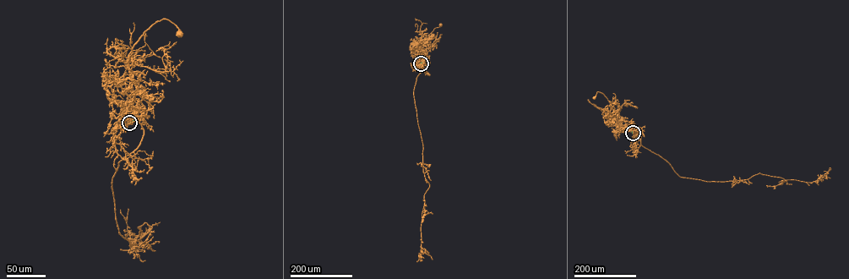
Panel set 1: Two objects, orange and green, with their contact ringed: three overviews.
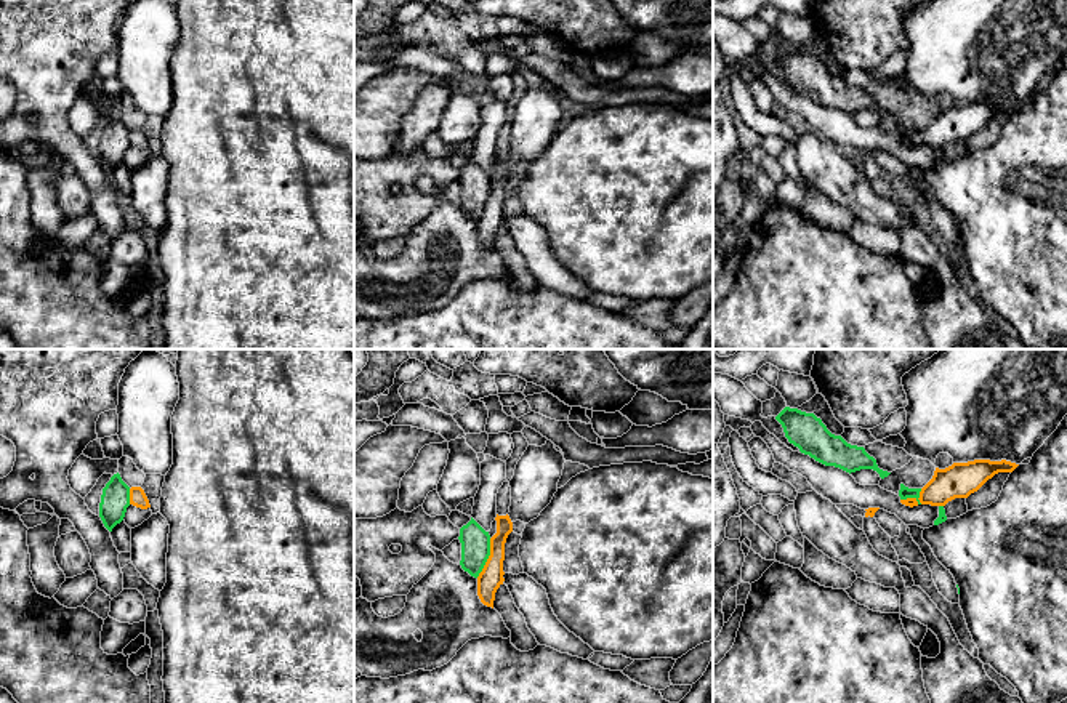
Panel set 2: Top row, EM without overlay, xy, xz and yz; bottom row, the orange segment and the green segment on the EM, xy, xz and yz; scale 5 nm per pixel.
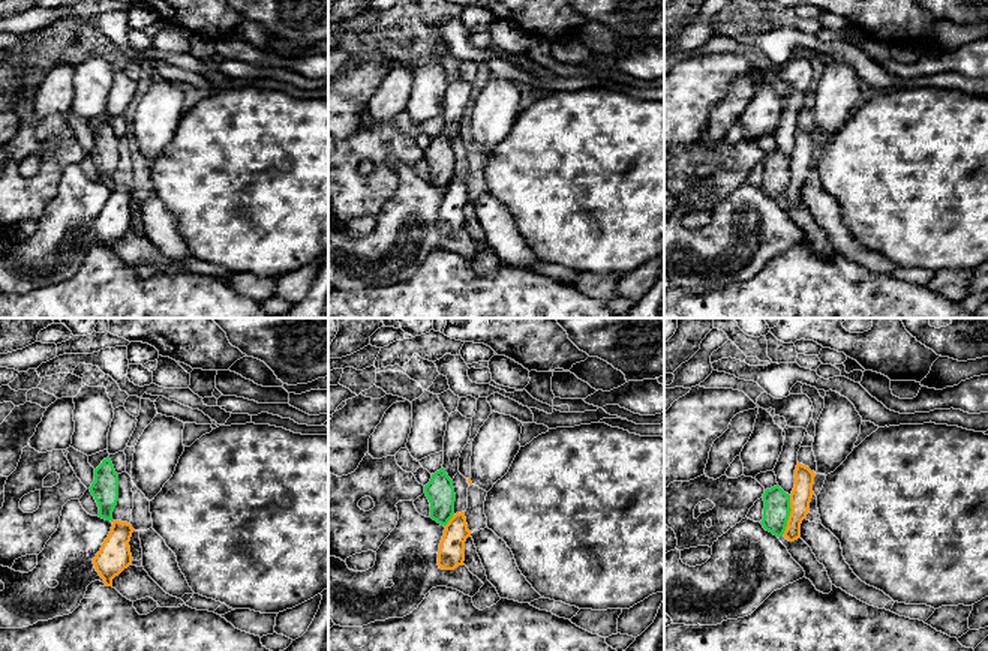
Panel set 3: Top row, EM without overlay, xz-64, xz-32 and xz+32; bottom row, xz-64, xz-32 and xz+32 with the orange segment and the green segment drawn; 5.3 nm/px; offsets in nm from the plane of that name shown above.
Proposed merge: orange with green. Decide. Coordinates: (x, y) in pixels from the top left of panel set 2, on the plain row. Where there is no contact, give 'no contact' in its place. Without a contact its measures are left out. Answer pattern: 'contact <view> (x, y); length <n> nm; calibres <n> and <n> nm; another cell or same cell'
contact xz (489, 199); length 220 nm; calibres 120 and 150 nm; another cell

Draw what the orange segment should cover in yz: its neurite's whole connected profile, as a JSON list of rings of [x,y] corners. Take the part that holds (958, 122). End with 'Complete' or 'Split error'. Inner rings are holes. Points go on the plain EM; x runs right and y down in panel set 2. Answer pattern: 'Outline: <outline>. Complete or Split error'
Outline: [[[974,101],[936,109],[932,120],[921,130],[920,144],[945,147],[955,139],[968,139],[998,114],[1013,114],[1019,106],[1001,101]]]. Complete

